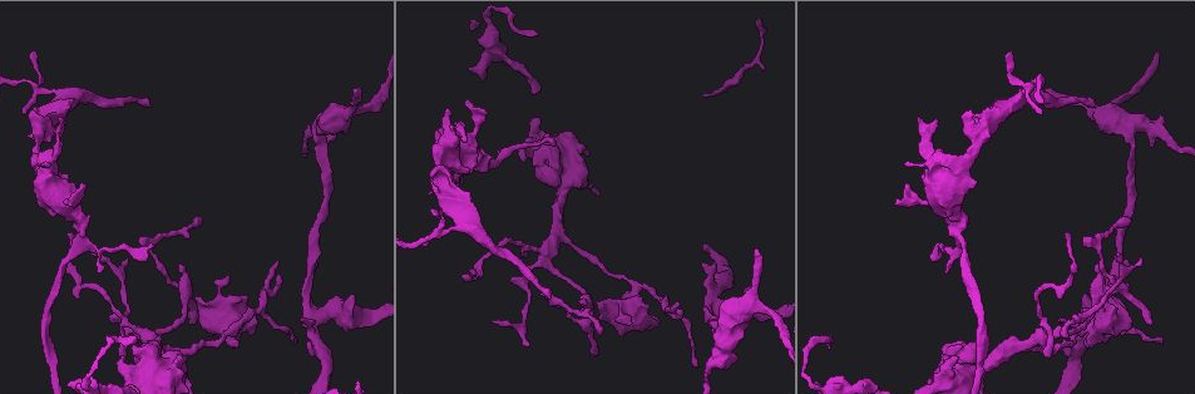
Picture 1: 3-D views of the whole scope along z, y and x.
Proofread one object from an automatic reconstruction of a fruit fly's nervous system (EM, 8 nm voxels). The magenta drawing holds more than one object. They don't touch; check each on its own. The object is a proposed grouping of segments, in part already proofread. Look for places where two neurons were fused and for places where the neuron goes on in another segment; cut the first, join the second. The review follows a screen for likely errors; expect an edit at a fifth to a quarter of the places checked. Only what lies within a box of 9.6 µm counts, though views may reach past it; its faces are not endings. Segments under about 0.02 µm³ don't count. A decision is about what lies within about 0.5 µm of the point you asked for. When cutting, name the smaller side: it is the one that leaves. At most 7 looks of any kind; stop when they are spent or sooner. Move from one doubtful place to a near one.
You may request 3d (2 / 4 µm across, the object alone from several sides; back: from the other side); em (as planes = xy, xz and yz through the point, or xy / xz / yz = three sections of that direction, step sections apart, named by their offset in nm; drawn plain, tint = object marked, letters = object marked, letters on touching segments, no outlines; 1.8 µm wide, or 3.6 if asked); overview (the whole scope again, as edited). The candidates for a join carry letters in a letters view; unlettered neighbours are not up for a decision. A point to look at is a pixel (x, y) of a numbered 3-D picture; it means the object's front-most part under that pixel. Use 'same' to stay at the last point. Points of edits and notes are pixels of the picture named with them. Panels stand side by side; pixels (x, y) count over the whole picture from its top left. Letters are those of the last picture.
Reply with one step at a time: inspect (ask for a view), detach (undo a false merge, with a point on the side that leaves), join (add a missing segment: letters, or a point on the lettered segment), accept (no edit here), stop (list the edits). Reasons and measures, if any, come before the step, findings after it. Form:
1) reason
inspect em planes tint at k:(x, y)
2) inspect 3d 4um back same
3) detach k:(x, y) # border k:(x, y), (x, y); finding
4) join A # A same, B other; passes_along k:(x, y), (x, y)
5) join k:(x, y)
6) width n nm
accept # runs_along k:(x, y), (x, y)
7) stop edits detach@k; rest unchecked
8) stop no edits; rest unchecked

sudden change in width
inspect em planes letters at 1:(995, 356)

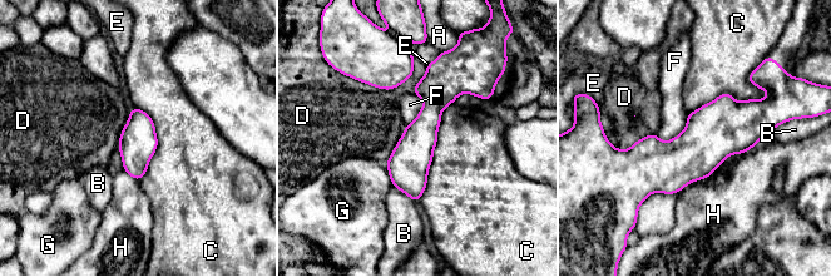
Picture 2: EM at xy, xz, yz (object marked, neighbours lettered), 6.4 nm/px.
accept # A other, B other, C other, D other, E other, F other, G other, H other; runs_along 2:(772, 123), (626, 156); continuous, no second neuron

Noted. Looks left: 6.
sudden change in width
inspect 3d 4um at 1:(636, 293)

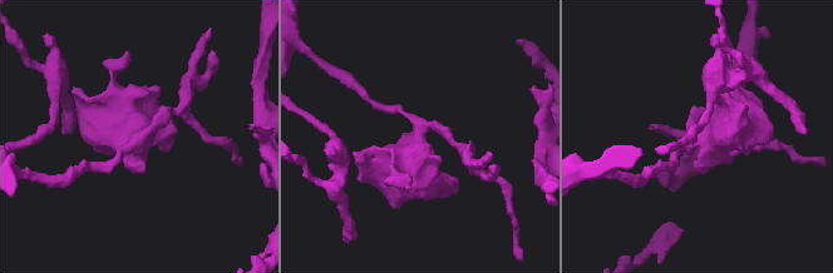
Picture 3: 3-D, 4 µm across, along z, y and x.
arms 4; need the tissue
inspect em 3.6um xy step 16 tint at 3:(418, 133)

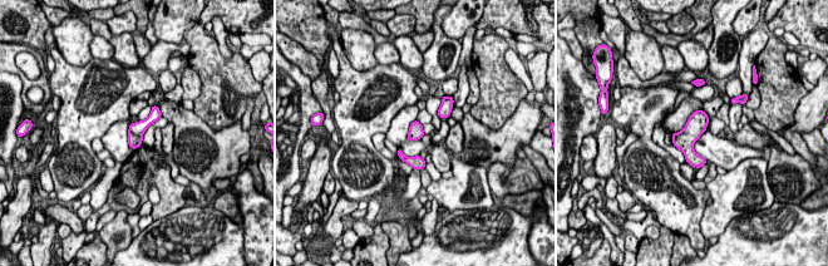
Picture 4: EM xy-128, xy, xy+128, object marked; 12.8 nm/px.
another direction
inspect em 3.6um planes letters same

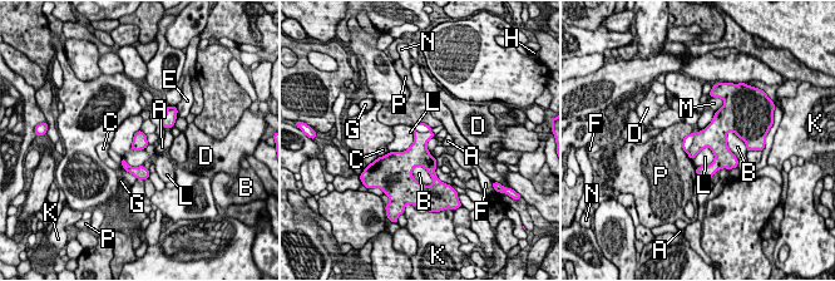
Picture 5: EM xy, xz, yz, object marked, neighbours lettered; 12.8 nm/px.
width 190 nm
detach 5:(708, 137) # A other, B other, C other, D other, E other, F other, G other, H other, K other, L other, M other, N other, P other; border 5:(695, 133), (687, 152); a second neuron is stuck on

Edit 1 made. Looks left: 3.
arms part here
inspect 3d 4um at 1:(959, 237)

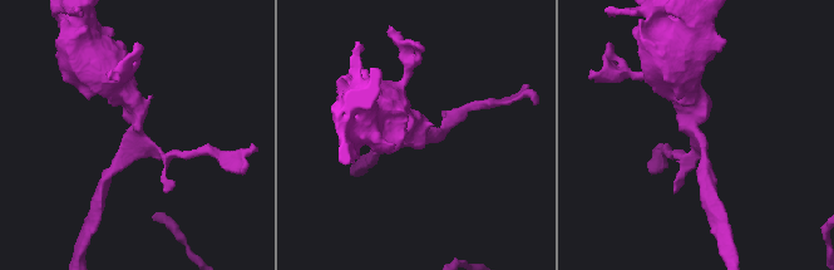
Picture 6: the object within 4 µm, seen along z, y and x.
arms 3; shape alone is not enough
inspect em planes tint at 6:(134, 137)

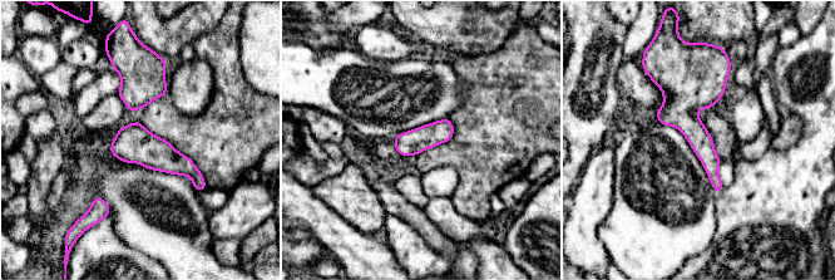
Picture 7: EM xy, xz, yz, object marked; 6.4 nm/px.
inspect em planes letters same

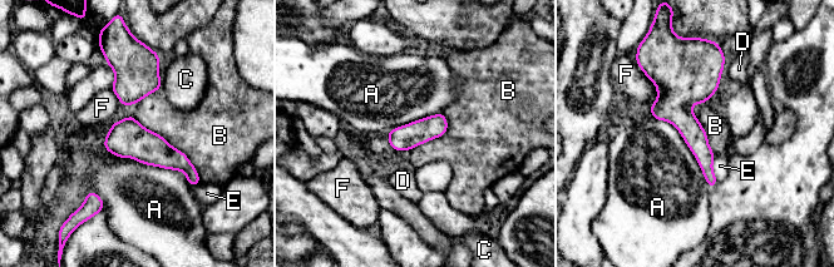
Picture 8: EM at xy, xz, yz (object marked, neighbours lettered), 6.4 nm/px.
accept # A other, B other, C other, D other, E other, F other; border 8:(132, 114), (179, 149), (201, 182); continuous, no second neuron

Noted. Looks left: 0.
stop edits detach@5; rest unchecked

